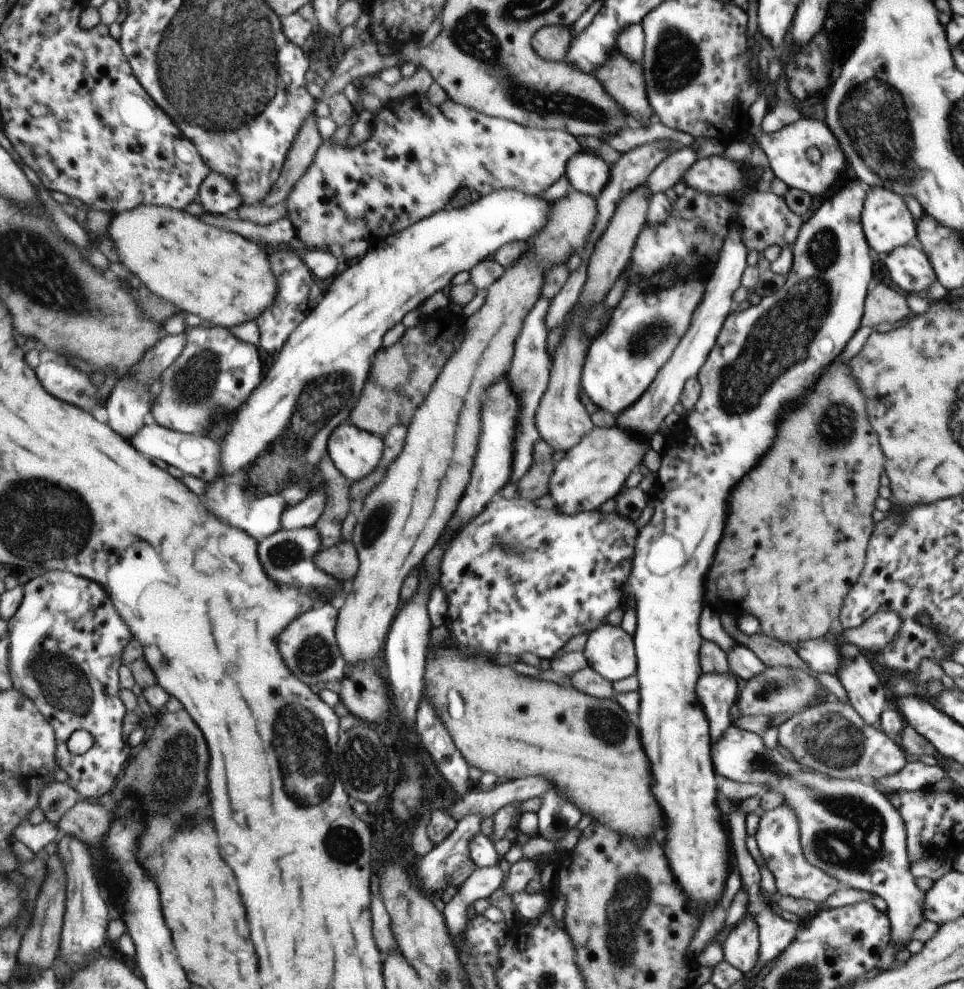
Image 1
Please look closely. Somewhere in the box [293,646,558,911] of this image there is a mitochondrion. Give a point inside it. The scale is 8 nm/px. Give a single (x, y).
(341, 843)

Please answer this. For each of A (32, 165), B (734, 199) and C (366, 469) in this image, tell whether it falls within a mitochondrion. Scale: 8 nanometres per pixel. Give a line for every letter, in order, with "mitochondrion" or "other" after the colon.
A: other
B: other
C: other

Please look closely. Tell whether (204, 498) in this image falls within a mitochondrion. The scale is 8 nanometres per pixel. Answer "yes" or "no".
no

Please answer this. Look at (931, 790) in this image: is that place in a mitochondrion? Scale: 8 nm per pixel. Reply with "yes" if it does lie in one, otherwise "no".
no

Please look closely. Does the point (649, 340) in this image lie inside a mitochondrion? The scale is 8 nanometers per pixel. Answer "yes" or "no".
yes

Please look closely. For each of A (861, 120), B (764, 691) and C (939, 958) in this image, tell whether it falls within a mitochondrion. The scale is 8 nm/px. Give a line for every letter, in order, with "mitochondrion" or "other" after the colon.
A: mitochondrion
B: mitochondrion
C: other

